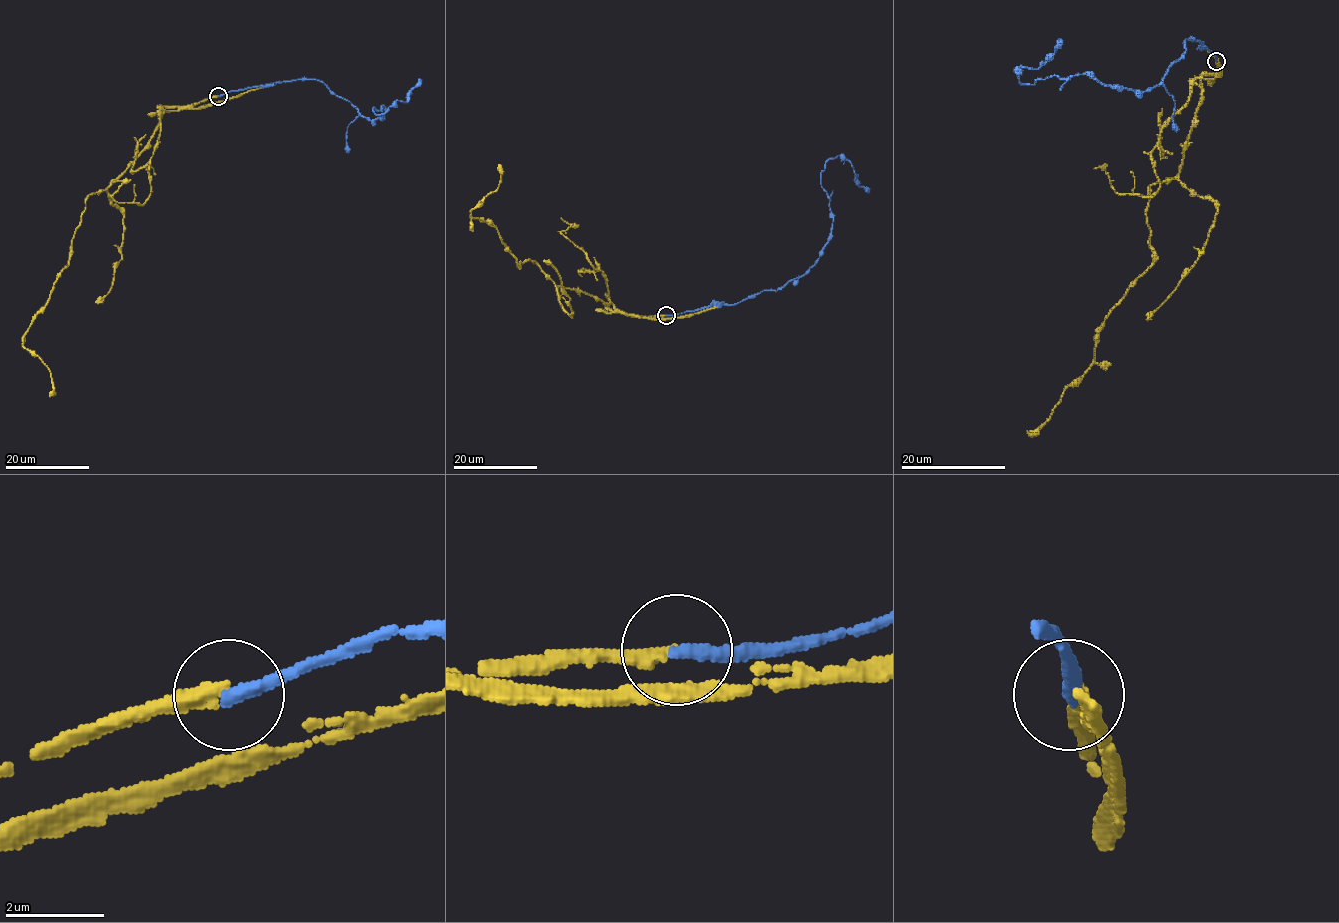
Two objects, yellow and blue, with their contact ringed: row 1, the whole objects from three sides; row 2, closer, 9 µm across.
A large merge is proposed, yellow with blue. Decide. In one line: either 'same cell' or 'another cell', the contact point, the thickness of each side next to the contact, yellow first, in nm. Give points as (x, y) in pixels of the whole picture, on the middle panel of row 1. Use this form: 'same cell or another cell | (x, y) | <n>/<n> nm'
another cell | (666, 315) | 280/280 nm

